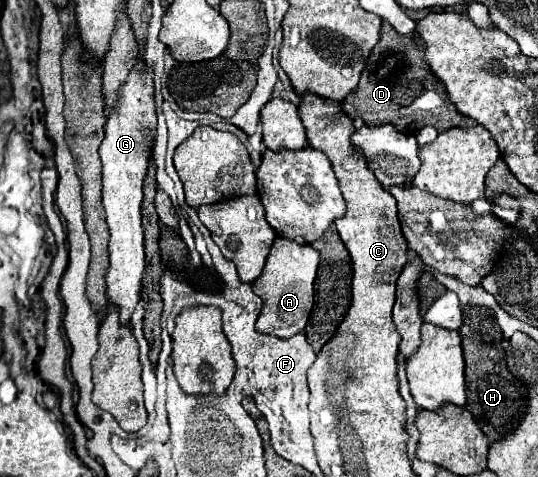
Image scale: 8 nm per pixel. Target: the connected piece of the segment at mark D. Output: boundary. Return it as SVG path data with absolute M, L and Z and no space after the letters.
M383 23L381 25L381 39L373 47L373 51L367 59L359 87L351 95L347 95L347 99L341 101L341 107L345 109L345 113L349 117L353 117L353 115L361 117L367 125L391 123L391 125L395 125L397 129L403 129L403 131L423 127L423 125L431 125L437 131L445 131L445 129L451 129L451 127L463 127L463 129L473 127L475 121L471 121L465 115L459 115L459 111L451 103L445 103L439 109L409 111L409 115L403 115L403 107L411 105L433 83L431 81L433 73L423 59L423 49L425 49L425 45L423 45L423 41L417 33L401 35L389 23Z

